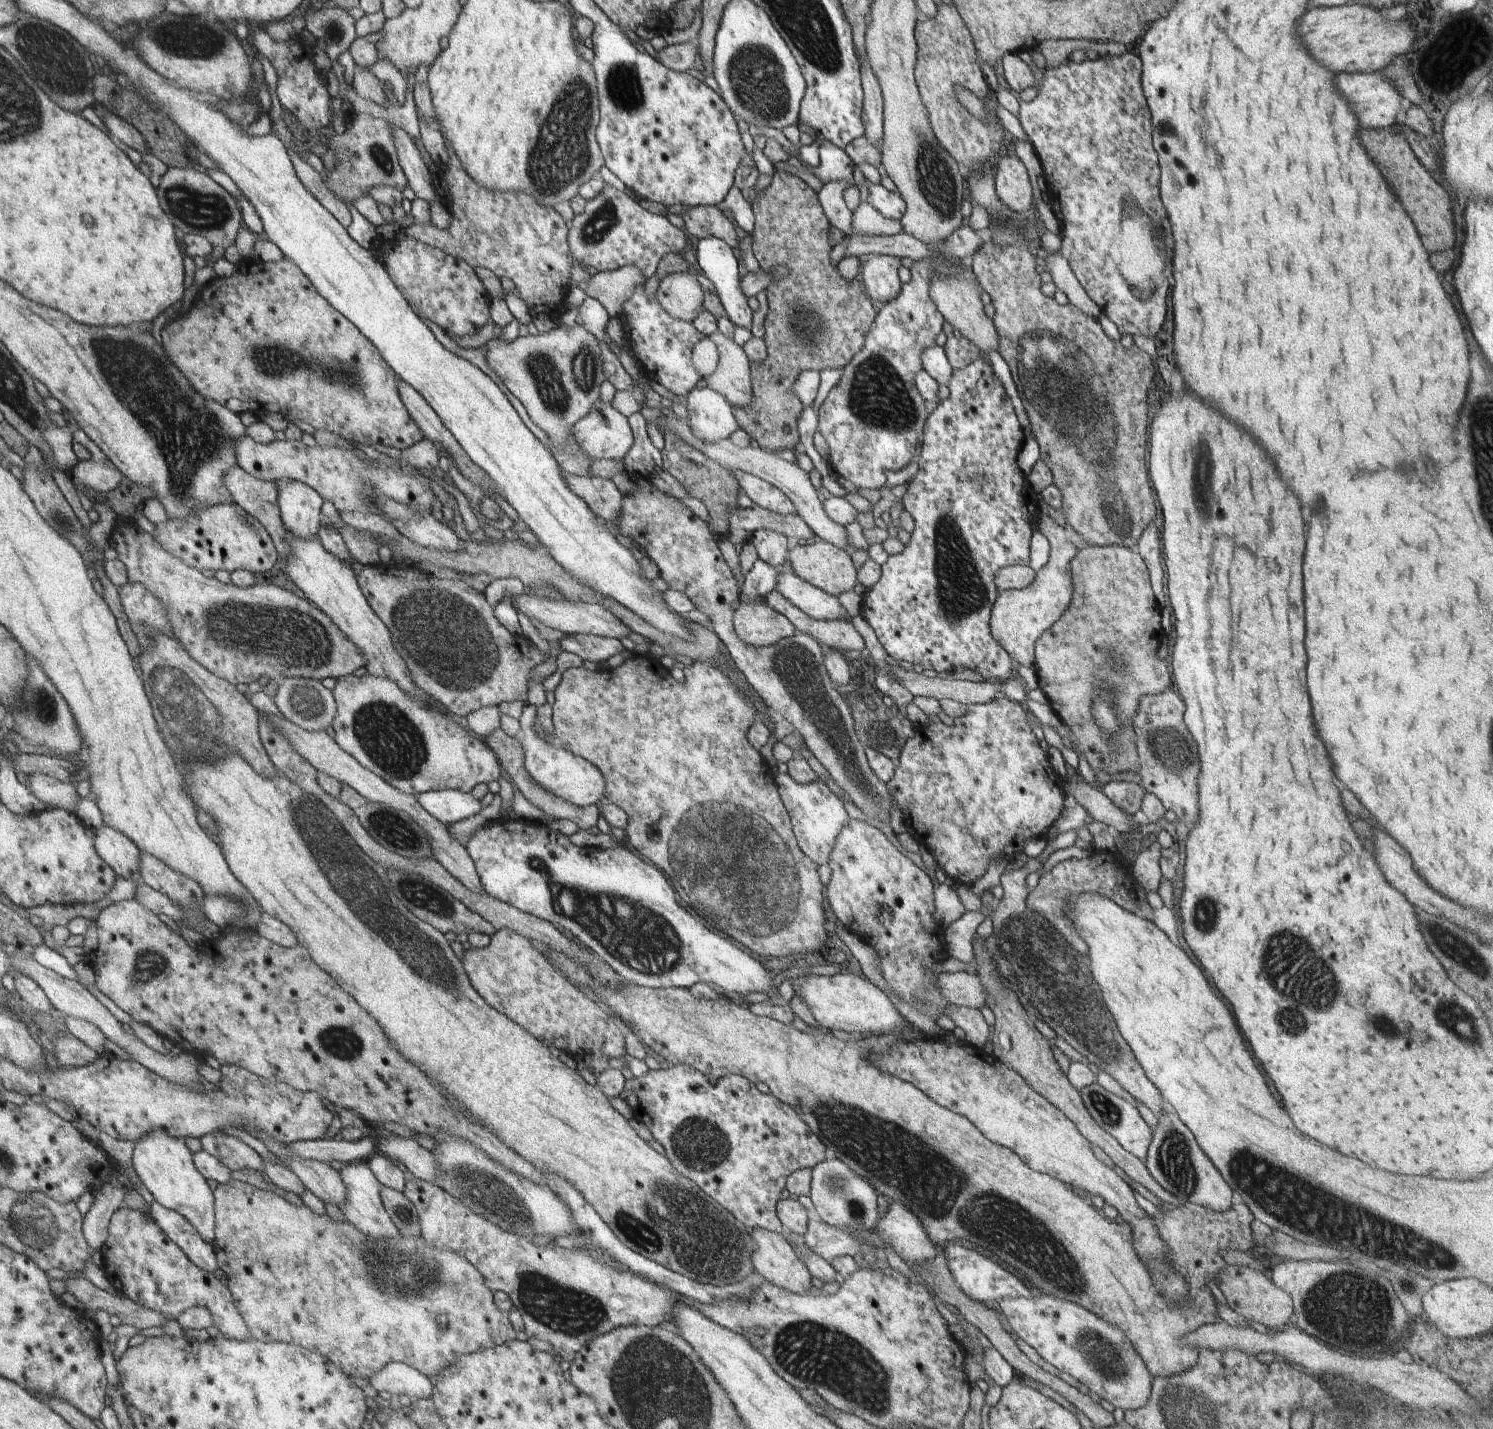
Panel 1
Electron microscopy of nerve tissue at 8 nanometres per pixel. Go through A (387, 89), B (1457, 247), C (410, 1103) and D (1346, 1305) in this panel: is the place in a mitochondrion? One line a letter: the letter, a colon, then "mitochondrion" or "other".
A: other
B: other
C: other
D: mitochondrion

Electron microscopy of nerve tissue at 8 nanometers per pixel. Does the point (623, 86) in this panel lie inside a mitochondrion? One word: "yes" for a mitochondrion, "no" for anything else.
yes

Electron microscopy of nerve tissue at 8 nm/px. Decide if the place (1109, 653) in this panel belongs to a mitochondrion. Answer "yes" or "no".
yes

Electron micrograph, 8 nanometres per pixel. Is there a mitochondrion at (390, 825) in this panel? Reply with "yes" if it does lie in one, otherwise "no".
yes

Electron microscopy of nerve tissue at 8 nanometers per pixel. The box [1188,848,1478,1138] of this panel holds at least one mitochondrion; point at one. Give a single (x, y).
(1287, 961)

